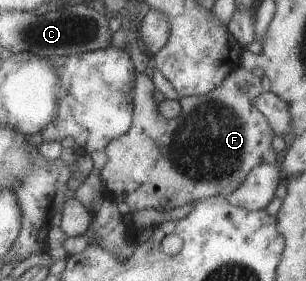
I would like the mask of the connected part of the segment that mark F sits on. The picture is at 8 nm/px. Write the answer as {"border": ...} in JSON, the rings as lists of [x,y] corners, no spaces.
{"border":[[[241,67],[233,70],[223,84],[207,94],[180,99],[184,111],[177,118],[166,118],[155,102],[155,82],[149,71],[137,73],[134,100],[134,123],[127,134],[107,146],[107,166],[102,176],[109,197],[126,202],[130,212],[154,208],[169,212],[202,199],[231,196],[262,164],[275,164],[279,153],[273,148],[275,131],[269,119],[257,108],[255,100],[263,94],[263,82],[252,71]]]}

